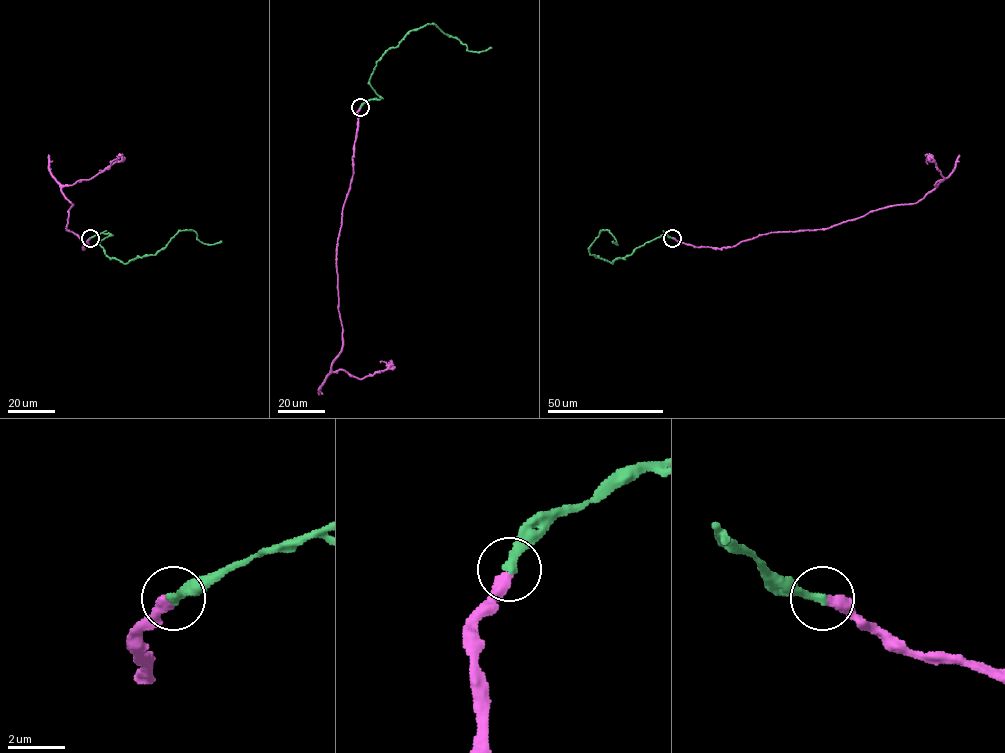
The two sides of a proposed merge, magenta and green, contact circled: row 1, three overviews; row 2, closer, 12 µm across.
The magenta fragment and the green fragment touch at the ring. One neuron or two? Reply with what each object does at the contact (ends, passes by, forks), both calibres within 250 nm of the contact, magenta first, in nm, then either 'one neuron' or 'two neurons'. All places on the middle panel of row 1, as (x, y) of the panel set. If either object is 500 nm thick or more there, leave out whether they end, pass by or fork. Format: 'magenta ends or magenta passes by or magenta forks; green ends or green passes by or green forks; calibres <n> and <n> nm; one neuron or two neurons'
magenta ends; green ends; calibres 400 and 320 nm; one neuron

